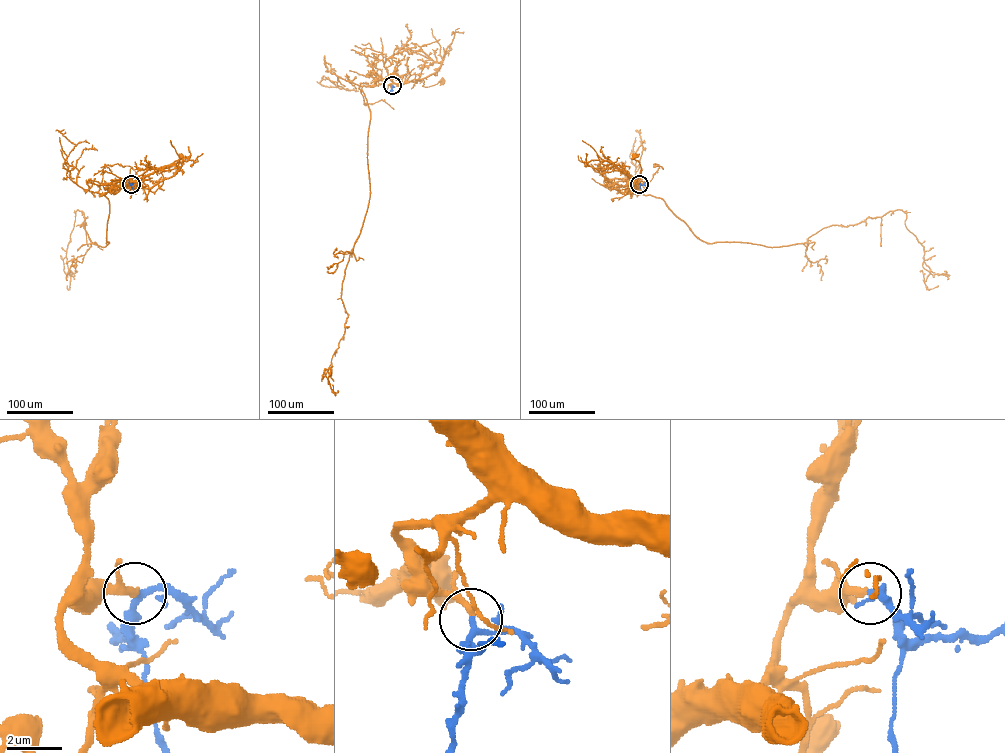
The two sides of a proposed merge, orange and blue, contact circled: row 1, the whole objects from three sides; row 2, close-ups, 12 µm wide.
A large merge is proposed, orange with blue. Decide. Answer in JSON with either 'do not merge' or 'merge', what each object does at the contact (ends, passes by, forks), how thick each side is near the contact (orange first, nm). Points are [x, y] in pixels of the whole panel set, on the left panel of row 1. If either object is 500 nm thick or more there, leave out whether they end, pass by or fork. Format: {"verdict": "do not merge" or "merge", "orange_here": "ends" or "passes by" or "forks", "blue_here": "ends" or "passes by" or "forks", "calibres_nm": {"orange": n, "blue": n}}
{"verdict": "merge", "orange_here": "passes by", "blue_here": "passes by", "calibres_nm": {"orange": 190, "blue": 220}}

